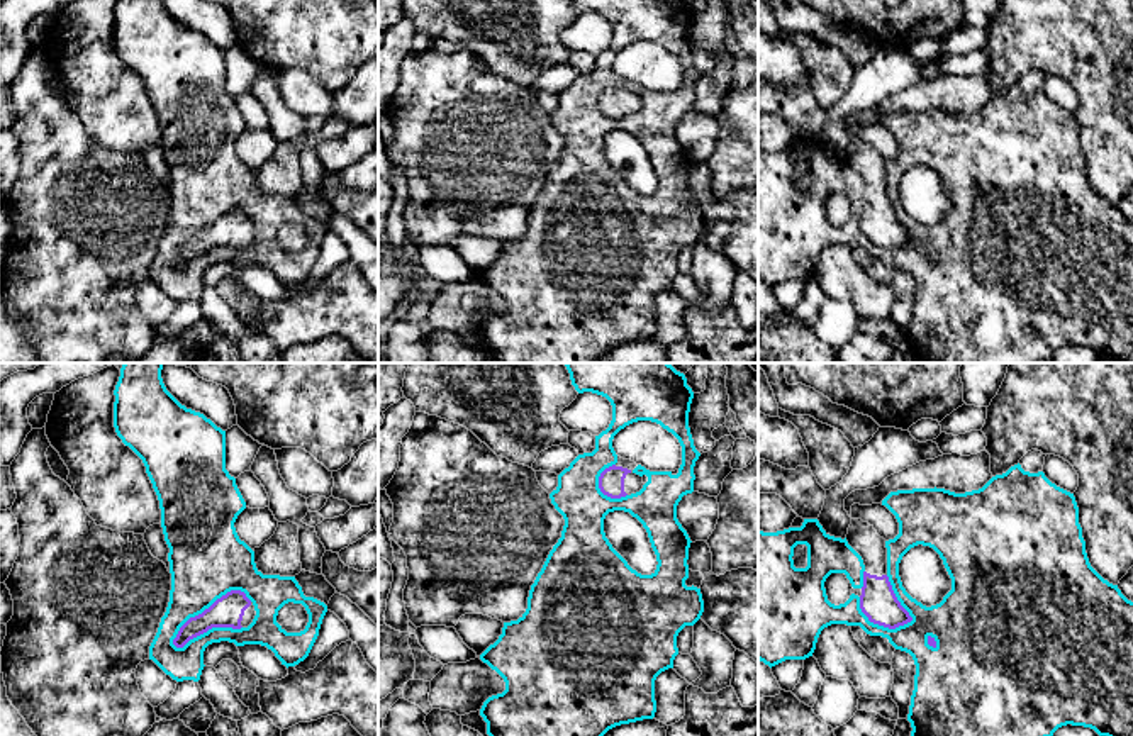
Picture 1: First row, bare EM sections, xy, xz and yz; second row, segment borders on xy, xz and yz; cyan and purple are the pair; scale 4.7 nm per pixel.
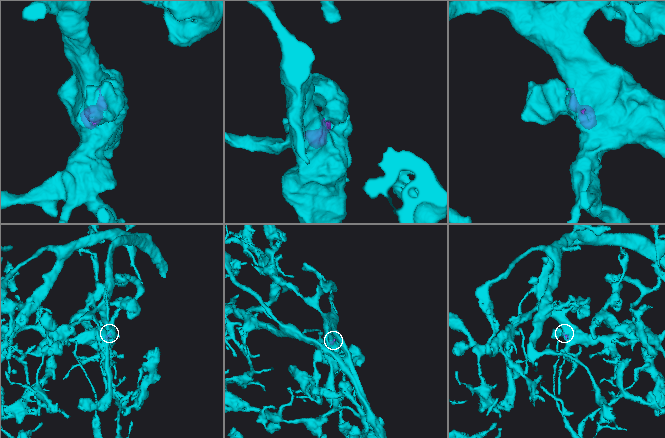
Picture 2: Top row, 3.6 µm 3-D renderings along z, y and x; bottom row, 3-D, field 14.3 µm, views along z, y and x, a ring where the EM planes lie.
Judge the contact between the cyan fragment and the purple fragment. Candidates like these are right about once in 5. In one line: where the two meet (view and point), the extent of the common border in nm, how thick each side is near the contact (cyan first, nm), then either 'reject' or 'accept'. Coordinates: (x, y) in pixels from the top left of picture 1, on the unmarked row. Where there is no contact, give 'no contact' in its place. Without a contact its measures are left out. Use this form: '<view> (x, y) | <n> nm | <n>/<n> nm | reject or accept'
xy (207, 228) | 440 nm | 360/150 nm | reject

